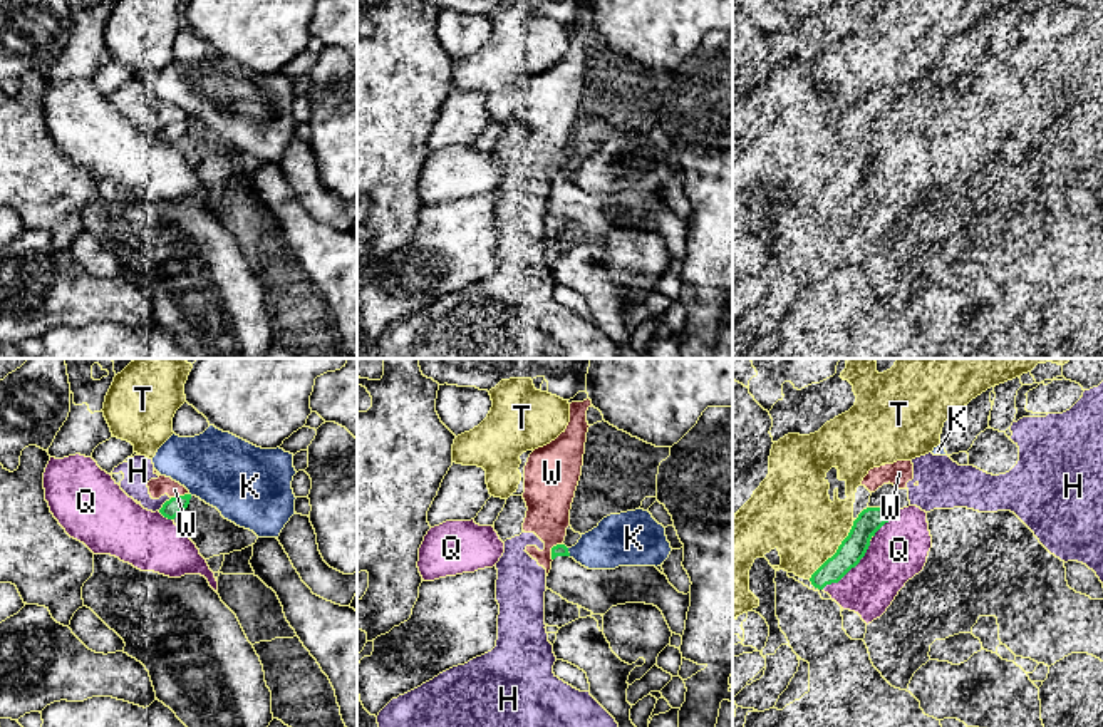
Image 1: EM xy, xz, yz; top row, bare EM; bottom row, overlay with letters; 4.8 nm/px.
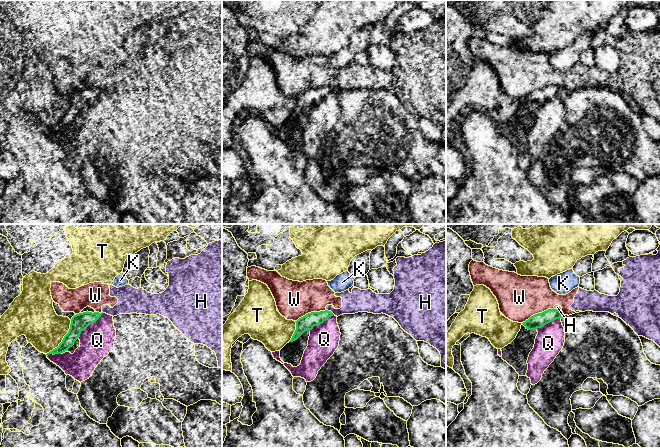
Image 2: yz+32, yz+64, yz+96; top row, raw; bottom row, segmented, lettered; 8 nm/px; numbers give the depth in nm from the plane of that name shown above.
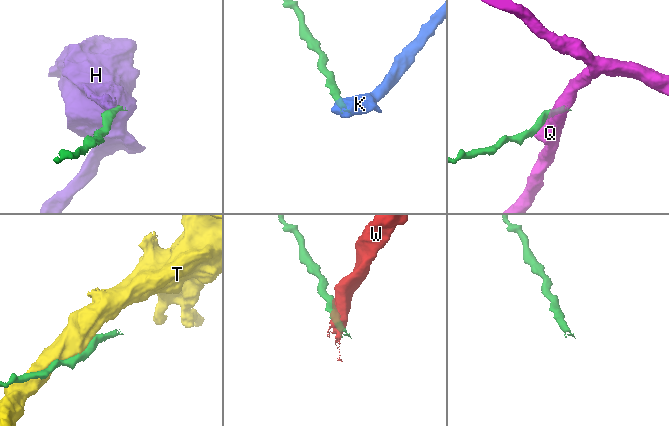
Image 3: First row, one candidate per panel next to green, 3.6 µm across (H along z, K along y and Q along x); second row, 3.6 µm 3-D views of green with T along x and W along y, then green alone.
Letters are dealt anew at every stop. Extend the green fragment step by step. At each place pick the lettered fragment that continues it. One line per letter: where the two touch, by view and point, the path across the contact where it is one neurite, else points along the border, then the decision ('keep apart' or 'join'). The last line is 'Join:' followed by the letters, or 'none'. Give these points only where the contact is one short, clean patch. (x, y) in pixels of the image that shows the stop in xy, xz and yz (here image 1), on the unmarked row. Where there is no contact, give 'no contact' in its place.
H: meets green in xy at (165, 128); keep apart
K: meets green in xz at (567, 176); border along xz (567, 173), (570, 180); keep apart
Q: meets green in yz at (850, 193); keep apart
T: meets green in yz at (837, 175); keep apart
W: meets green in xz at (552, 175); keep apart
Join: none

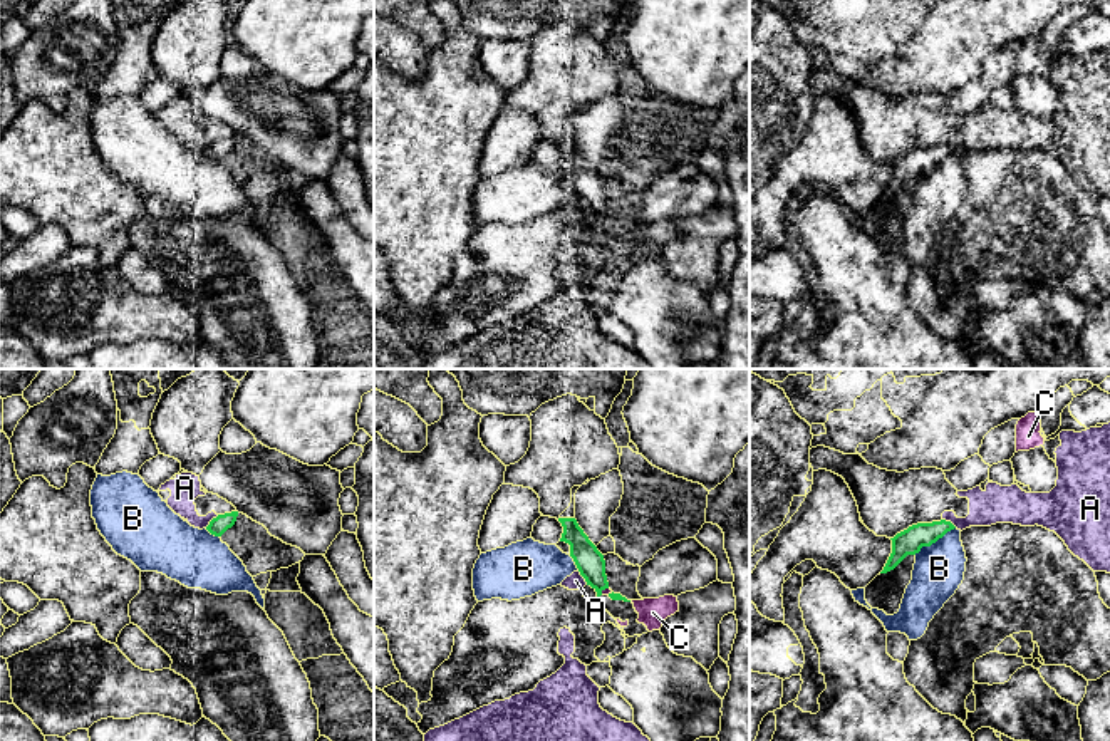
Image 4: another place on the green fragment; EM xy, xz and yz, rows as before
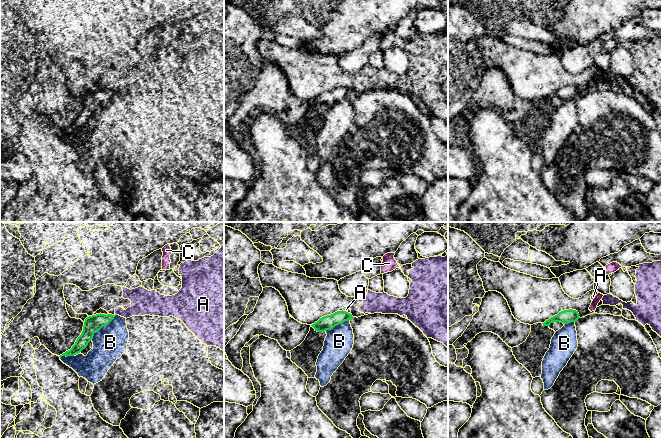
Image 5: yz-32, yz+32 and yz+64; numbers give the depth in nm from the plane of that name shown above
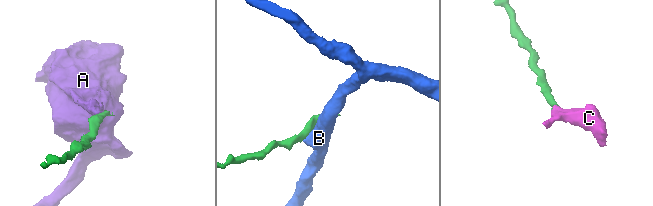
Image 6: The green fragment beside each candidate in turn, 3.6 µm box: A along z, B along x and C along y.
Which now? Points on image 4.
A: meets green in xy at (212, 145); keep apart
B: meets green in yz at (934, 166); keep apart
C: meets green in xz at (604, 213); runs through xz (591, 188), (594, 200), (604, 213), (607, 215); join
Join: C

